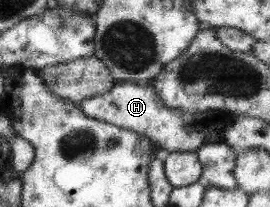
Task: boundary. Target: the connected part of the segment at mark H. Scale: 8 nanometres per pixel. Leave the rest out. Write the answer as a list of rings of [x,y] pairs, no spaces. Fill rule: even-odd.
[[[130,82],[116,83],[112,91],[87,98],[76,103],[76,106],[90,118],[112,123],[114,126],[145,136],[150,142],[155,142],[165,154],[195,153],[201,145],[222,143],[223,132],[226,125],[231,122],[231,115],[225,109],[208,109],[183,114],[176,108],[164,106],[152,86],[142,87]]]

